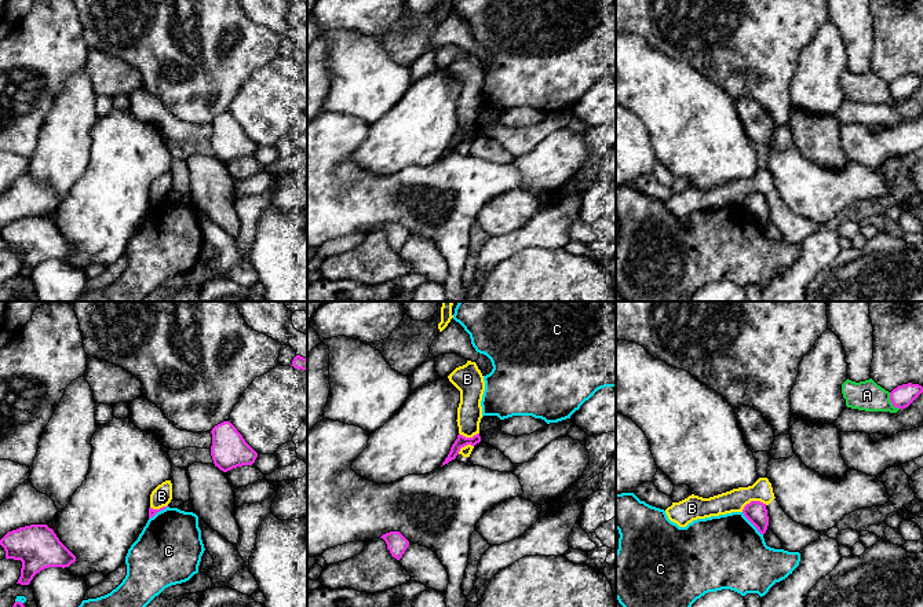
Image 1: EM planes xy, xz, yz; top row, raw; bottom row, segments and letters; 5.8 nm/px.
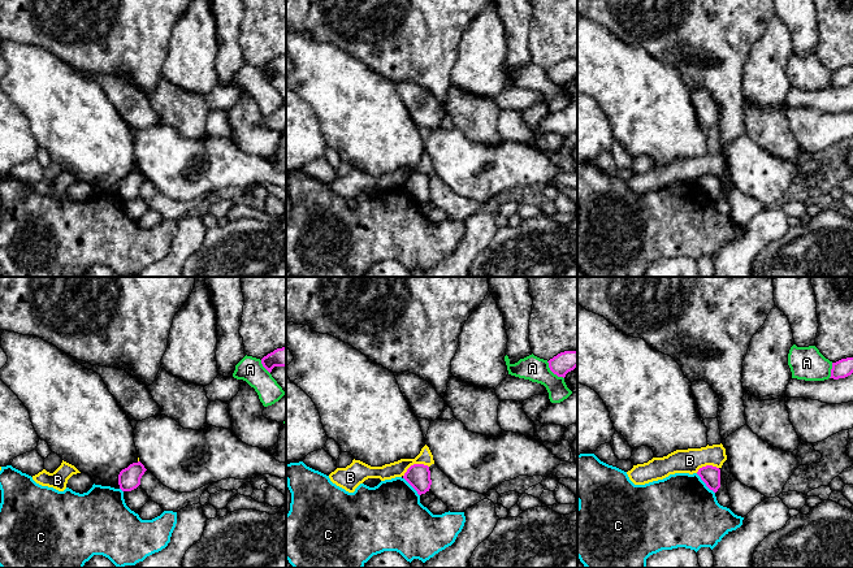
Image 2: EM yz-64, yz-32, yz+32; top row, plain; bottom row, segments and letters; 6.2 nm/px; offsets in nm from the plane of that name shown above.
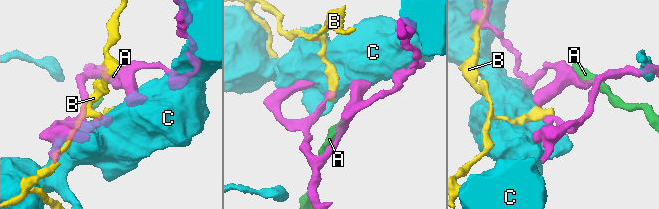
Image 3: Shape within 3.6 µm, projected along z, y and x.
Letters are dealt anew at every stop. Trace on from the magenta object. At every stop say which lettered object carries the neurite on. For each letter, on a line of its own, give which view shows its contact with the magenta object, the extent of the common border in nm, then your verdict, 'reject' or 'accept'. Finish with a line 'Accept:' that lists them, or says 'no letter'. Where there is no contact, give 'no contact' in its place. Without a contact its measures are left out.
A: yz | 120 nm | reject
B: yz | 160 nm | reject
C: yz | 180 nm | reject
Accept: no letter

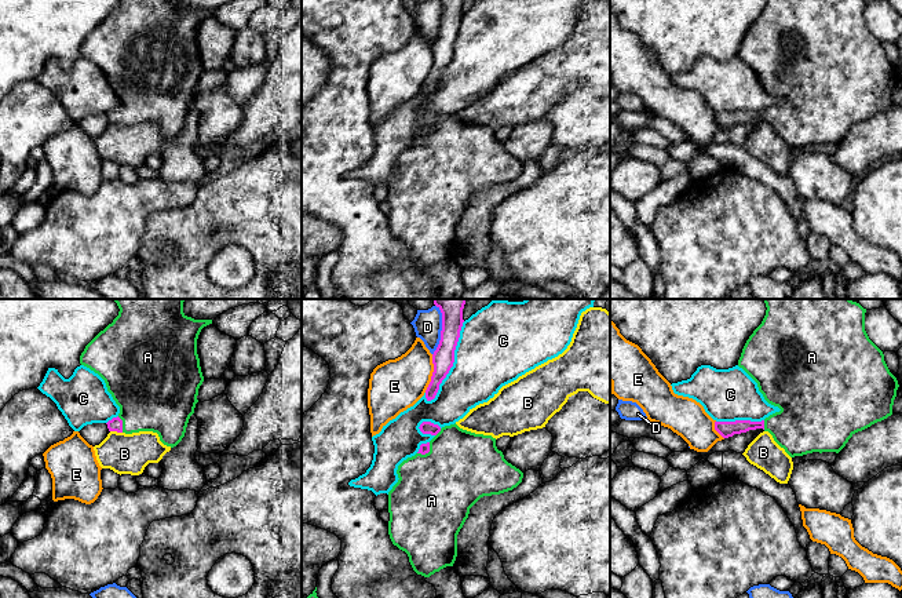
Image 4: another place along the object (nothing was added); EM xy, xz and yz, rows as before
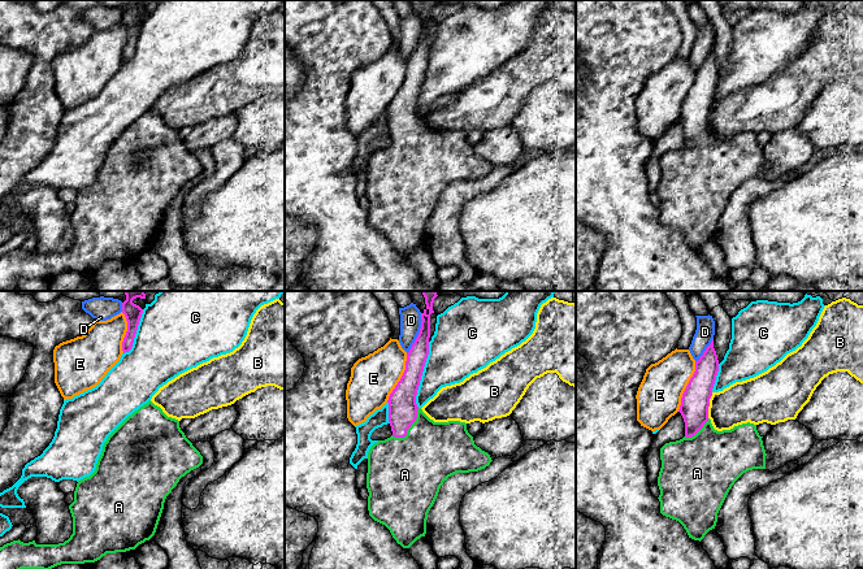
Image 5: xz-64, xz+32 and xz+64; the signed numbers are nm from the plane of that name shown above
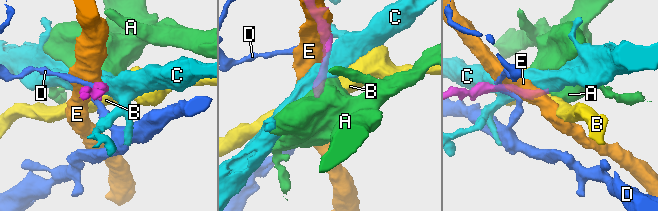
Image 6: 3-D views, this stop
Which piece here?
A: xy | 100 nm | accept
B: xy | 70 nm | reject
C: xz | 500 nm | reject
D: xz | 280 nm | reject
E: xz | 220 nm | reject
Accept: A

